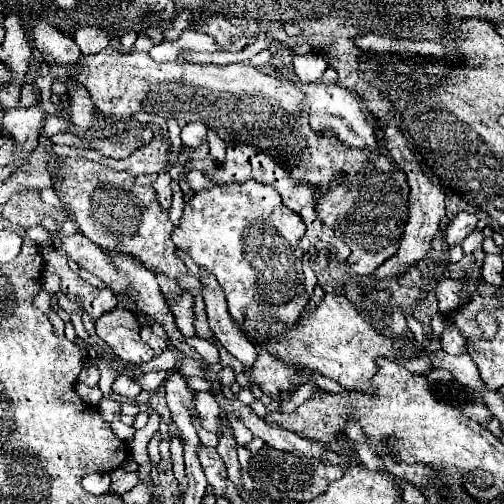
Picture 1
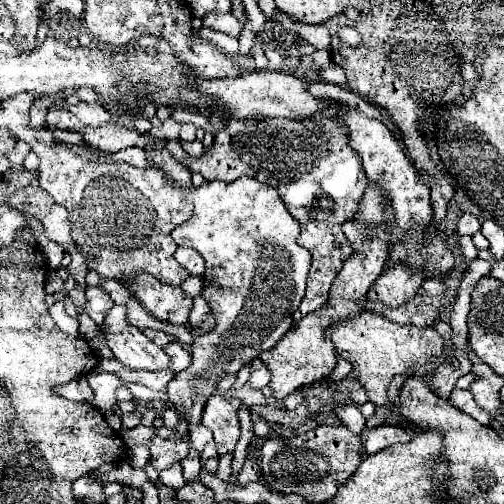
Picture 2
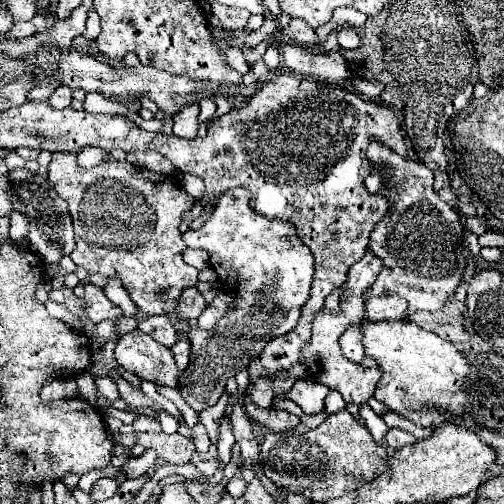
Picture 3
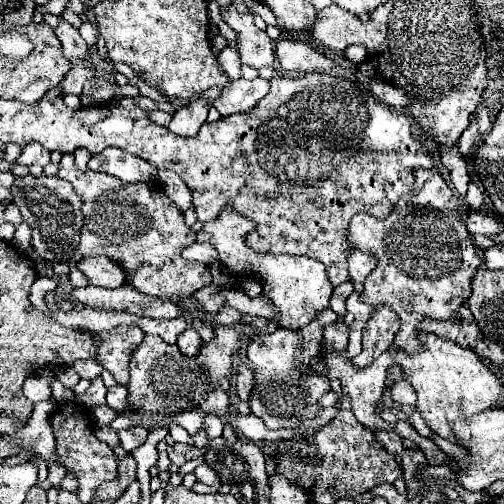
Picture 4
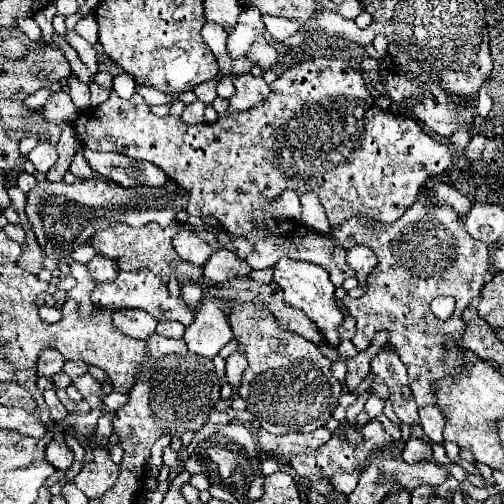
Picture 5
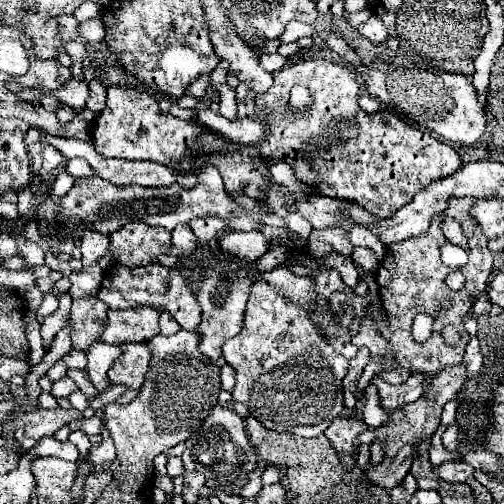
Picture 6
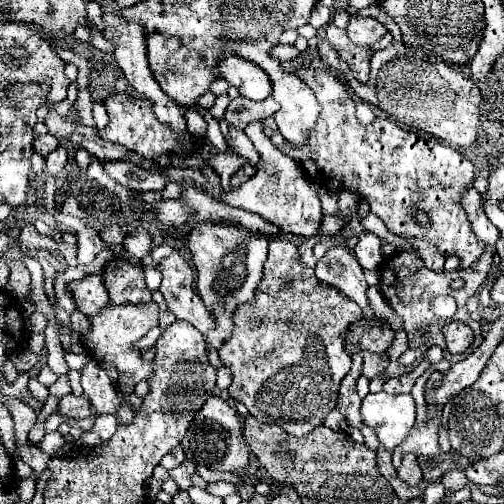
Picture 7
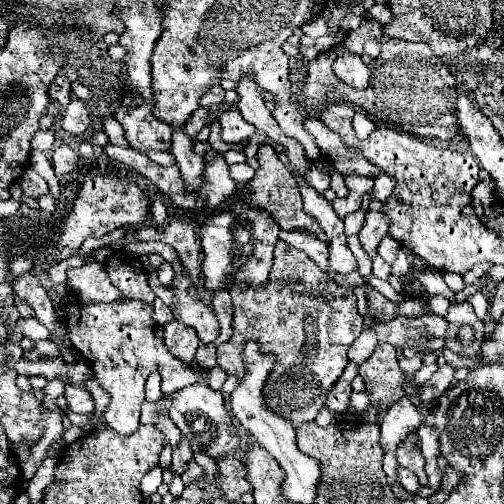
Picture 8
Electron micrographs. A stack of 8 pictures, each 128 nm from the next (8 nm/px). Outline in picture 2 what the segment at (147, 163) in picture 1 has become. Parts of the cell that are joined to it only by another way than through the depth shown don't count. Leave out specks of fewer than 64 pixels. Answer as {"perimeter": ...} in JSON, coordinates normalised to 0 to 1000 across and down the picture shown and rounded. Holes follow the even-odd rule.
{"perimeter":[[[290,290],[286,302],[290,302],[294,321],[302,321],[306,329],[321,333],[333,349],[341,349],[349,369],[361,377],[365,397],[381,405],[377,433],[341,456],[341,472],[353,488],[381,488],[405,512],[409,536],[405,536],[401,591],[413,599],[429,631],[425,655],[417,655],[405,667],[385,671],[385,683],[377,687],[381,722],[369,734],[353,738],[333,758],[337,810],[357,829],[365,829],[377,849],[397,837],[409,794],[425,782],[433,754],[448,738],[472,738],[484,722],[512,710],[516,698],[544,690],[548,679],[560,675],[567,659],[579,651],[579,623],[595,607],[603,591],[603,575],[607,575],[607,548],[615,536],[615,500],[587,484],[595,468],[595,444],[571,425],[560,393],[548,385],[540,369],[484,349],[456,365],[440,357],[421,357],[421,361],[405,361],[393,373],[381,373],[377,341],[365,337],[365,329],[329,294]],[[377,881],[373,905],[357,917],[361,925],[361,940],[369,948],[369,956],[393,956],[397,952],[397,929],[401,929],[401,909],[397,897]]]}

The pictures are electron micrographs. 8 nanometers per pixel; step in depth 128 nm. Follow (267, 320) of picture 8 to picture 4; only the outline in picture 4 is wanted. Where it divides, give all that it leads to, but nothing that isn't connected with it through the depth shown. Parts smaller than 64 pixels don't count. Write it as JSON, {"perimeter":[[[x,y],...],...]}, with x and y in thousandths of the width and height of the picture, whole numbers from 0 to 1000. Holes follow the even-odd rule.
{"perimeter":[[[448,603],[425,627],[425,643],[464,643],[464,639],[476,639],[476,635],[480,635],[480,627],[460,607]],[[556,651],[540,663],[528,663],[528,667],[508,667],[492,687],[492,710],[508,726],[508,766],[504,766],[504,778],[496,790],[496,810],[500,810],[500,821],[520,829],[532,849],[595,849],[603,833],[615,833],[627,825],[631,790],[659,774],[655,758],[635,750],[631,742],[627,746],[603,746],[591,734],[591,726],[599,726],[599,718],[583,714],[583,702],[591,690],[599,690],[599,667],[591,659],[579,659],[567,651],[563,655]]]}

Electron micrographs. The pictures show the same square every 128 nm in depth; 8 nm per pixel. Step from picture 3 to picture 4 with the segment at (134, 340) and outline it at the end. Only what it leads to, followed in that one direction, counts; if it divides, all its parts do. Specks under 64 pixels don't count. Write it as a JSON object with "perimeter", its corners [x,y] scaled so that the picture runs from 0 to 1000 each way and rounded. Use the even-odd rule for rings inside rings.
{"perimeter":[[[286,667],[278,687],[258,702],[258,762],[254,762],[254,798],[258,810],[286,821],[349,821],[373,813],[381,790],[405,790],[405,746],[397,746],[397,730],[385,710],[357,706],[353,687],[325,683],[317,667]]]}

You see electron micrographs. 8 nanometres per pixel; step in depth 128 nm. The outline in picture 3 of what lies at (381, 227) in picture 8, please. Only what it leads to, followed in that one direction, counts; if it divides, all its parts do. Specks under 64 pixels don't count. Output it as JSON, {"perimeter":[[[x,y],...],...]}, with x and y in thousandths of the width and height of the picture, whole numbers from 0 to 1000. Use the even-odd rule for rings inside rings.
{"perimeter":[[[734,496],[710,520],[702,520],[690,536],[690,556],[675,571],[675,607],[667,615],[639,611],[623,623],[619,667],[615,667],[611,683],[595,694],[595,722],[607,726],[619,754],[627,754],[631,762],[643,762],[659,774],[671,774],[687,798],[702,798],[702,802],[722,802],[738,786],[738,778],[746,770],[746,754],[754,750],[754,730],[746,726],[746,730],[722,734],[718,726],[687,714],[675,698],[671,671],[683,663],[683,655],[694,643],[702,643],[706,635],[722,635],[722,627],[726,627],[722,583],[742,563],[754,536],[758,536],[758,516],[750,516],[750,508],[742,508]]]}

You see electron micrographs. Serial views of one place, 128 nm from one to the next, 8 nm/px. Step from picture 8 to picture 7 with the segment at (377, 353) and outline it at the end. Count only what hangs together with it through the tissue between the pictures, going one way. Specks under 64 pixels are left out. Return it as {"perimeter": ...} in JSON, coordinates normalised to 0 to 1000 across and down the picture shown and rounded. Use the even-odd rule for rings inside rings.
{"perimeter":[[[687,687],[687,694],[690,694],[690,698],[714,698],[714,702],[718,702],[718,710],[722,710],[718,742],[722,742],[726,750],[734,750],[734,754],[738,754],[746,742],[762,738],[762,734],[766,734],[766,726],[770,726],[770,714],[762,714],[754,702],[718,698],[718,694],[714,694],[714,690],[706,690],[706,687]],[[837,718],[837,722],[825,726],[825,734],[802,742],[802,746],[770,750],[770,754],[762,758],[762,774],[774,778],[774,782],[806,782],[806,778],[813,778],[817,766],[821,766],[821,758],[825,758],[825,750],[829,750],[845,730],[849,730],[849,718]]]}

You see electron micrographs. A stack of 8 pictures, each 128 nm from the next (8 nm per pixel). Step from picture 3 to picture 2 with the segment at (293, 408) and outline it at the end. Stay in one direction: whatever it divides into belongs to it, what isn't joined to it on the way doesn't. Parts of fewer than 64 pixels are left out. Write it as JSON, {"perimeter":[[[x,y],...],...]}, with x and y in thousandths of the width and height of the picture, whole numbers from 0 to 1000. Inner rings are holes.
{"perimeter":[[[482,766],[470,774],[452,774],[442,776],[435,770],[429,770],[427,782],[437,782],[448,794],[472,792],[478,798],[484,798],[494,808],[500,804],[524,804],[528,802],[528,792],[518,780],[518,776],[498,774],[496,768]]]}

